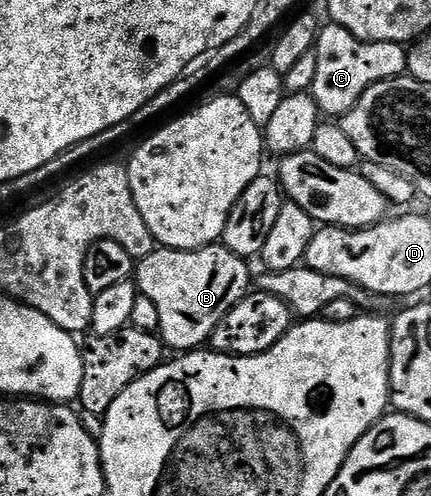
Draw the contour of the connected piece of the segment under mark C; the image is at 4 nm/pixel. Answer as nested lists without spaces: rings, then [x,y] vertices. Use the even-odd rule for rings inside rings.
[[[327,22],[319,29],[314,54],[317,74],[313,77],[310,95],[317,102],[320,113],[327,118],[342,118],[377,82],[392,80],[407,72],[408,49],[393,42],[373,42],[357,38],[345,26]]]

